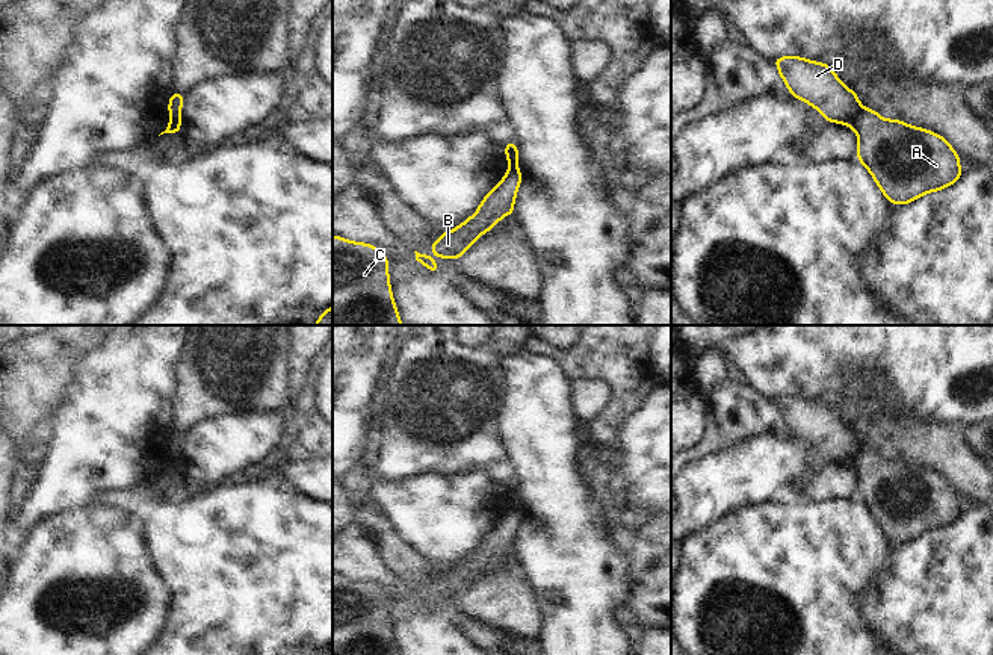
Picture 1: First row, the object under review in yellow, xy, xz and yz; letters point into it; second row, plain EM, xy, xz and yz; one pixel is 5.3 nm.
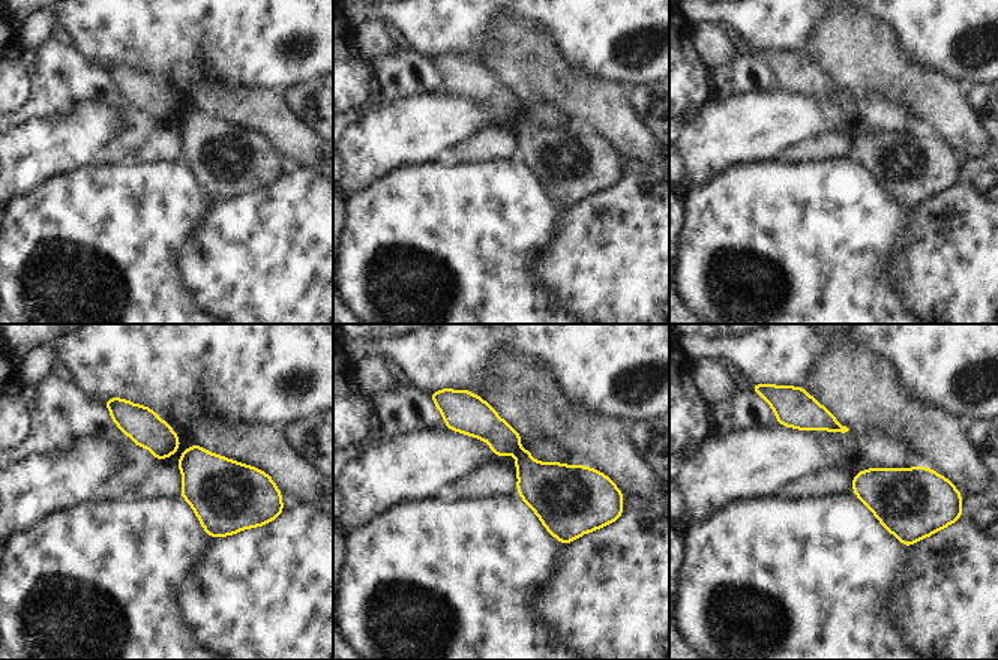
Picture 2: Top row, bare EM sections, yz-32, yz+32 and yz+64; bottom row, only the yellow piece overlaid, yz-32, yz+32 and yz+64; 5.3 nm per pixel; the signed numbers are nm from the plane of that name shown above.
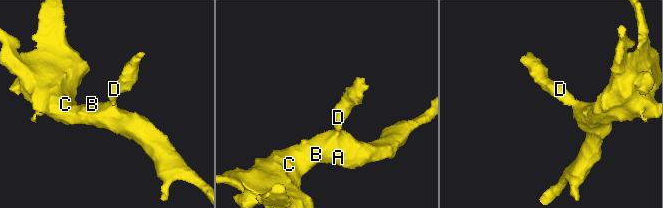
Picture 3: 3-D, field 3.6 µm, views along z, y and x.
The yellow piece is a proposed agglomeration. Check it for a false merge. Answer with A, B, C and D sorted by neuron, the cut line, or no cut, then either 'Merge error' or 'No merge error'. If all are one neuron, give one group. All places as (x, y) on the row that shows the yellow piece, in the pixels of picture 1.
Groups: A B C / D. Split along yz (862, 108), (848, 124). Merge error.

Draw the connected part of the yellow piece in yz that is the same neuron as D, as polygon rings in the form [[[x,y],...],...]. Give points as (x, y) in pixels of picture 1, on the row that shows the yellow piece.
[[[781,56],[774,64],[789,92],[819,110],[827,123],[849,126],[858,115],[857,94],[827,64],[800,56]]]

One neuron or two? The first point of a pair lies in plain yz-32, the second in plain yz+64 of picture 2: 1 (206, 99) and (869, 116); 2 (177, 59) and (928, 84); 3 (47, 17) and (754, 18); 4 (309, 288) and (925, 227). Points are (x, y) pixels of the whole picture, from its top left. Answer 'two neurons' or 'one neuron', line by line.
1: two neurons
2: two neurons
3: two neurons
4: one neuron

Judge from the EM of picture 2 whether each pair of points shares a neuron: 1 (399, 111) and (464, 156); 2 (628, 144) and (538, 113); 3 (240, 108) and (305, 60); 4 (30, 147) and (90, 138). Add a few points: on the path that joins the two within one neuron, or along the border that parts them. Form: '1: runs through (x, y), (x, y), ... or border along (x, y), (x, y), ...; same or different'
1: border along (485, 132), (462, 140), (452, 150); different
2: border along (548, 105), (560, 110), (578, 126); different
3: border along (233, 84), (282, 90); different
4: runs through (45, 147), (65, 144), (75, 138); same

